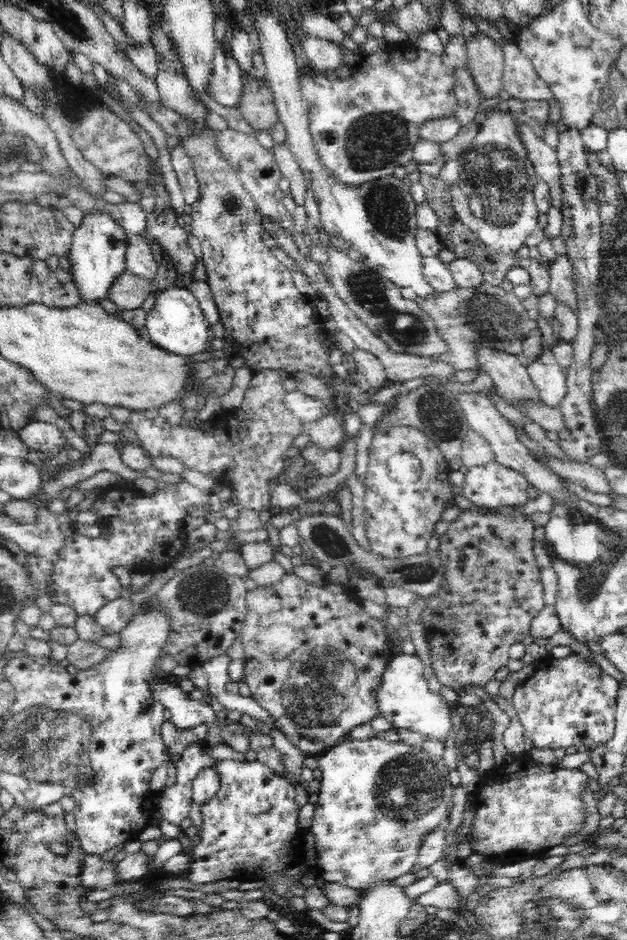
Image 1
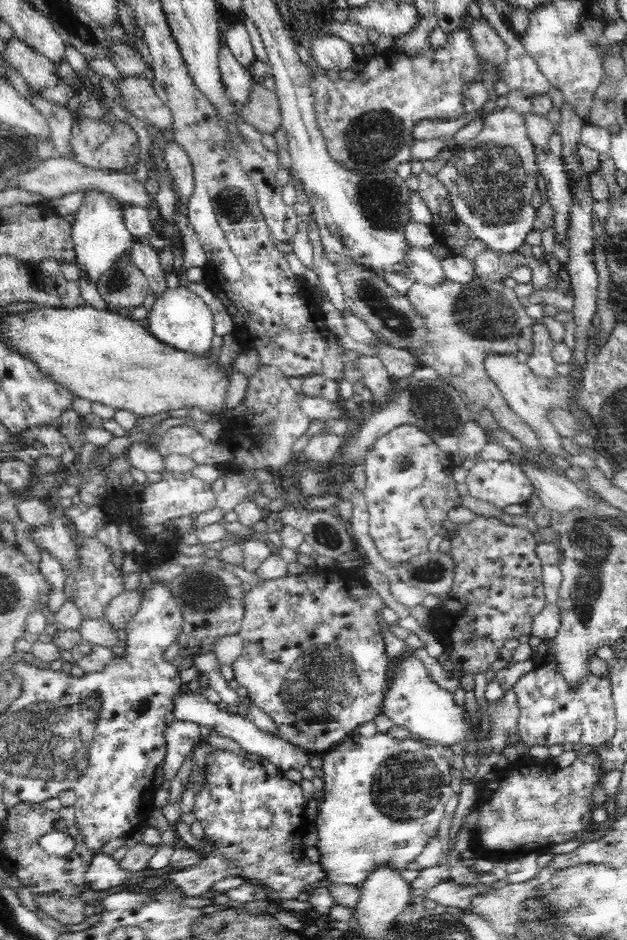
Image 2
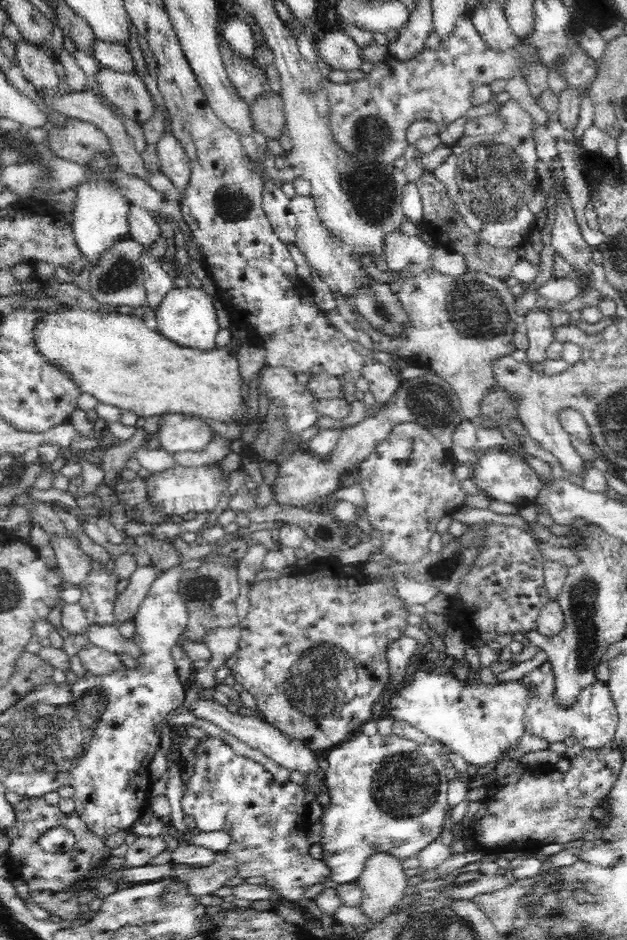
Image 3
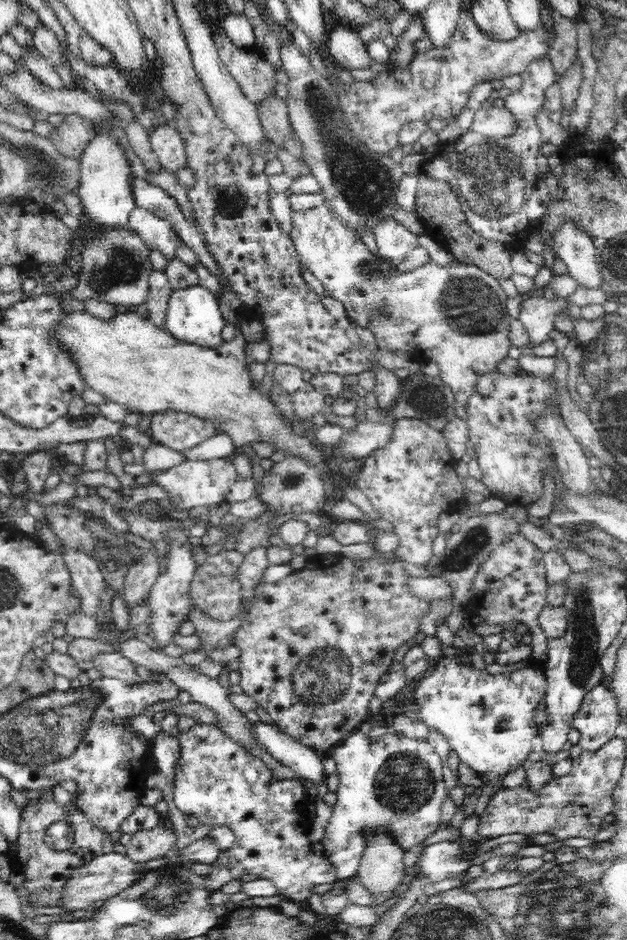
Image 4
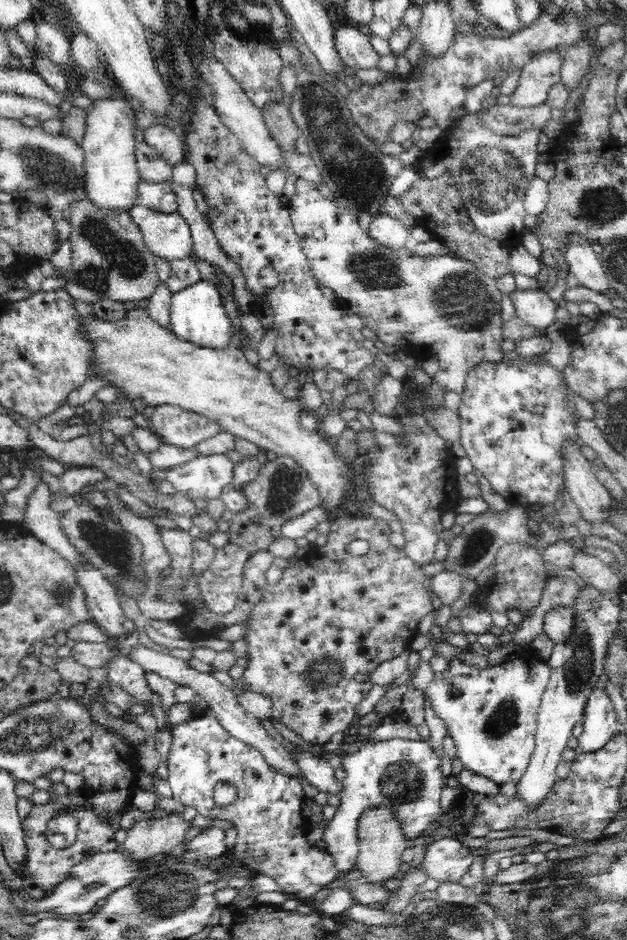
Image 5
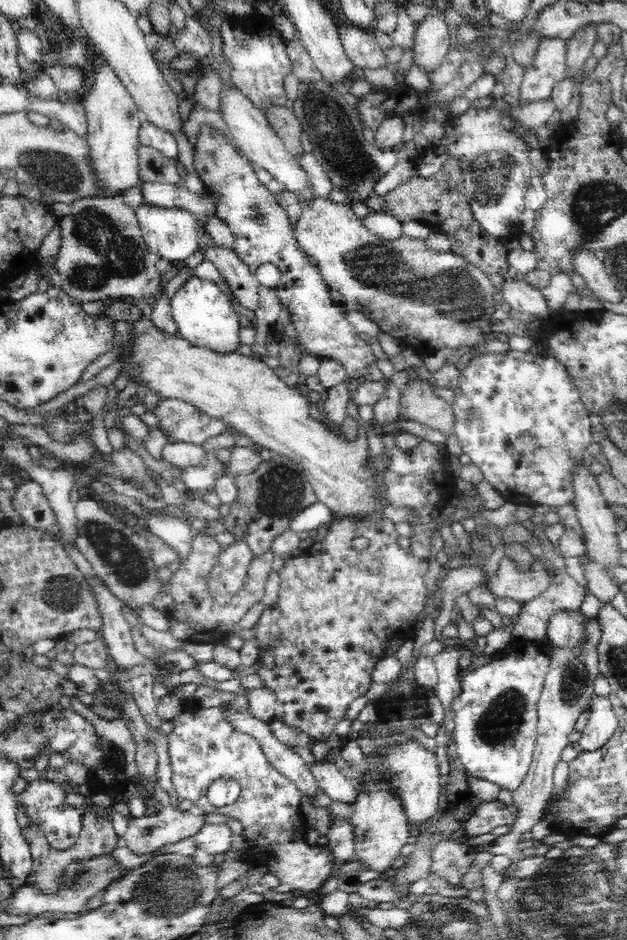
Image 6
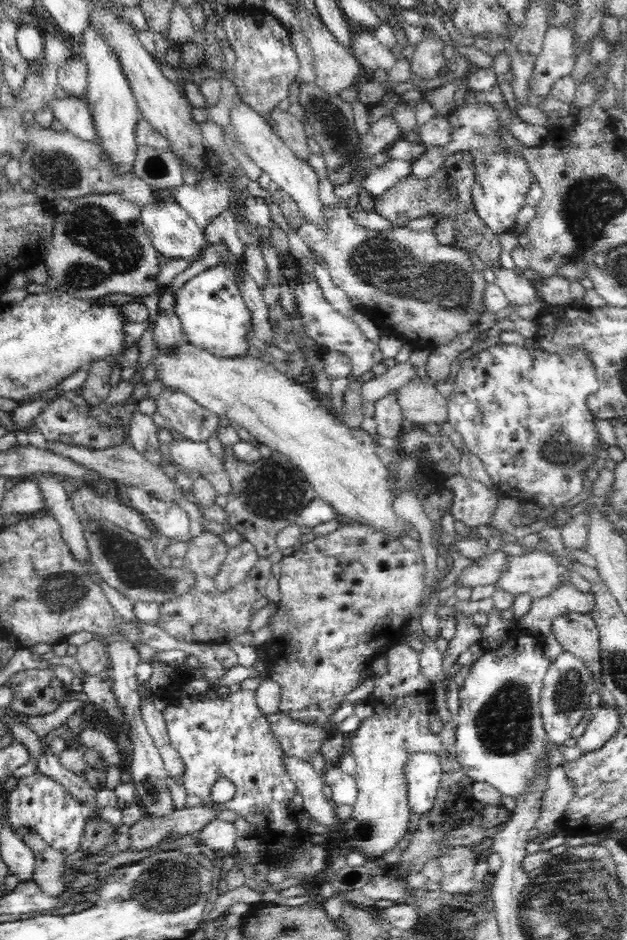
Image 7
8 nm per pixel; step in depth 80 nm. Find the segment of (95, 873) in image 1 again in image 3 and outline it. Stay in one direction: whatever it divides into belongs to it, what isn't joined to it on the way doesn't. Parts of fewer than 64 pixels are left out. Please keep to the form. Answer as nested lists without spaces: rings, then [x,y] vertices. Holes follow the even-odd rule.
[[[208,734],[203,739],[198,739],[198,748],[194,750],[194,774],[189,783],[184,785],[182,792],[182,812],[196,819],[197,828],[201,832],[225,831],[232,838],[232,843],[224,852],[217,852],[213,861],[201,867],[184,867],[180,864],[164,864],[164,866],[140,866],[138,868],[111,870],[110,873],[102,873],[102,860],[97,868],[97,878],[109,876],[113,882],[128,884],[158,883],[160,880],[176,880],[188,888],[190,896],[213,895],[213,892],[224,887],[227,880],[240,877],[242,879],[260,877],[265,880],[272,891],[276,891],[288,901],[296,902],[304,899],[304,893],[315,884],[326,883],[331,880],[332,872],[323,860],[314,860],[310,856],[310,842],[307,840],[309,833],[309,820],[307,817],[306,792],[304,787],[290,779],[285,782],[276,782],[266,768],[258,762],[246,756],[236,754],[230,744],[220,737],[212,737]]]

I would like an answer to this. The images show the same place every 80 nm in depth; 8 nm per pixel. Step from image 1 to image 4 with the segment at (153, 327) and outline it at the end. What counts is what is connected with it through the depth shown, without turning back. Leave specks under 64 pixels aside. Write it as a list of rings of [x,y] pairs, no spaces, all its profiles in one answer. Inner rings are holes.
[[[201,285],[174,290],[168,298],[168,308],[164,312],[164,324],[161,325],[173,339],[181,343],[194,344],[204,348],[218,348],[225,341],[222,339],[222,330],[227,321],[220,313],[219,298]]]

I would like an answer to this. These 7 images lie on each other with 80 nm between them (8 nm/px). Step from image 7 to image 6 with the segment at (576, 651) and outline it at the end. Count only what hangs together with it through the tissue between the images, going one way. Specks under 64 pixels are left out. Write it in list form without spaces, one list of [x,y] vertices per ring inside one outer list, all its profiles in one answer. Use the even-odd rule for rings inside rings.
[[[560,610],[555,616],[552,616],[546,636],[558,648],[576,648],[584,640],[585,622],[588,620],[586,616],[582,616],[580,611]]]

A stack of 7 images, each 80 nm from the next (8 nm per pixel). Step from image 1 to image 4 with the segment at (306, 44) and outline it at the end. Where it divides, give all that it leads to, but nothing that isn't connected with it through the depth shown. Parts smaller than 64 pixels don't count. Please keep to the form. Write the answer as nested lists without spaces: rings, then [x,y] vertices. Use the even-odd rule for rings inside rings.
[[[354,26],[352,30],[350,28],[336,28],[326,38],[326,49],[334,62],[349,71],[369,69],[370,62],[373,61],[368,53],[367,44],[354,31]]]

